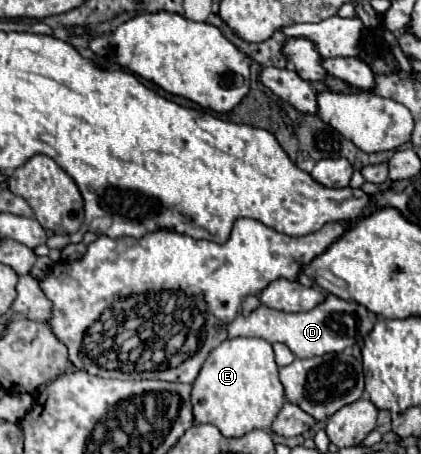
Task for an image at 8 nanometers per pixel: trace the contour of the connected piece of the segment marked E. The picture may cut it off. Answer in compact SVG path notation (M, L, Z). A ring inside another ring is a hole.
M228 338L206 358L192 388L194 418L214 424L224 436L238 438L254 428L268 430L284 404L272 344L262 338Z

